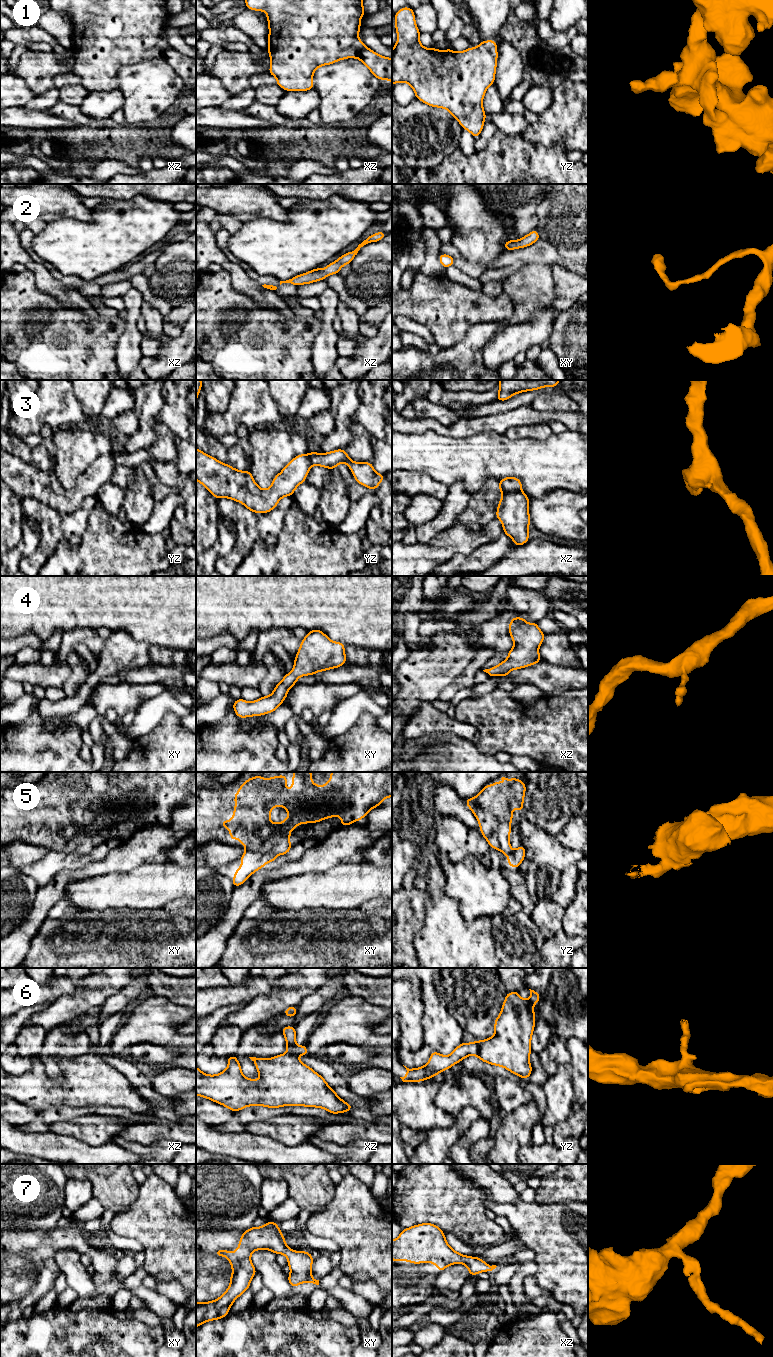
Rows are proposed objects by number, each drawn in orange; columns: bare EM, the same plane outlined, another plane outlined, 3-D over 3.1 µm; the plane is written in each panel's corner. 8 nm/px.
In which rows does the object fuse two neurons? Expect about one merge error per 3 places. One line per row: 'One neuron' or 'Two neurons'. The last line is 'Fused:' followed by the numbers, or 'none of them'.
1: One neuron
2: One neuron
3: One neuron
4: One neuron
5: Two neurons
6: Two neurons
7: One neuron
Fused: 5, 6

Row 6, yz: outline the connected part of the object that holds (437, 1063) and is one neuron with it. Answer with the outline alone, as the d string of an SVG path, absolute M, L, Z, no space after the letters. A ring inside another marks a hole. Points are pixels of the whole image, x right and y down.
M475 1040L472 1043L462 1042L449 1056L432 1051L428 1063L423 1067L409 1069L403 1065L407 1070L407 1075L400 1078L403 1082L413 1083L431 1079L435 1075L462 1061L465 1057L470 1055L478 1056L479 1048L479 1042Z

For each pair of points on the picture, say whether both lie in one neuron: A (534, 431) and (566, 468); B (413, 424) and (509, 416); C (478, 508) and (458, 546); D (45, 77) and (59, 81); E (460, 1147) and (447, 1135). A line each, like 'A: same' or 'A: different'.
A: different
B: same
C: different
D: different
E: different

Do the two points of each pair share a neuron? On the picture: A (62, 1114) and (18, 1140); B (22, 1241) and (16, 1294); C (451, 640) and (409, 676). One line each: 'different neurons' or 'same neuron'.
A: different neurons
B: same neuron
C: same neuron

